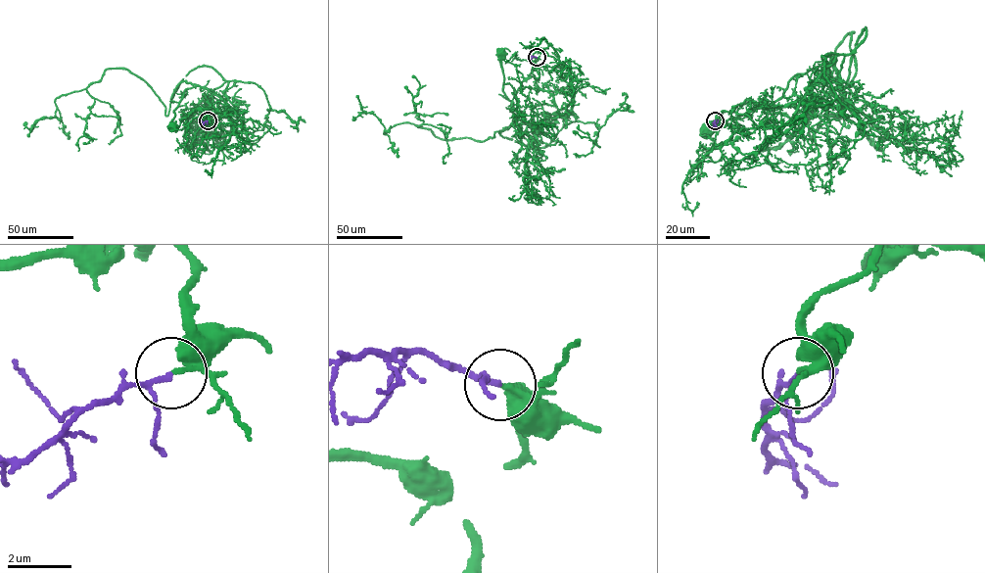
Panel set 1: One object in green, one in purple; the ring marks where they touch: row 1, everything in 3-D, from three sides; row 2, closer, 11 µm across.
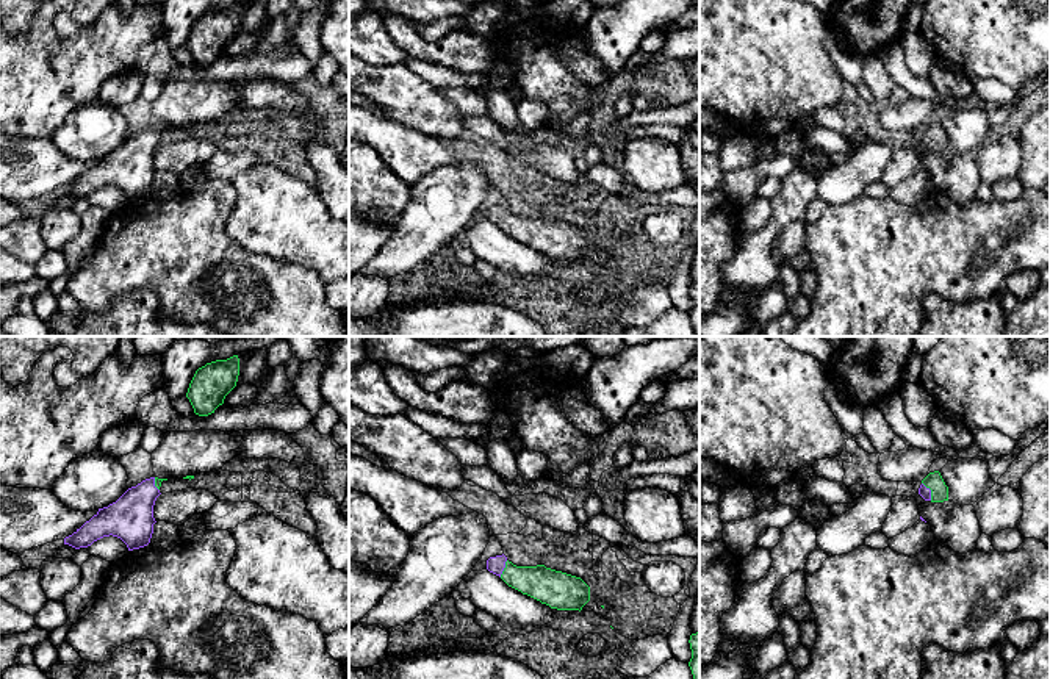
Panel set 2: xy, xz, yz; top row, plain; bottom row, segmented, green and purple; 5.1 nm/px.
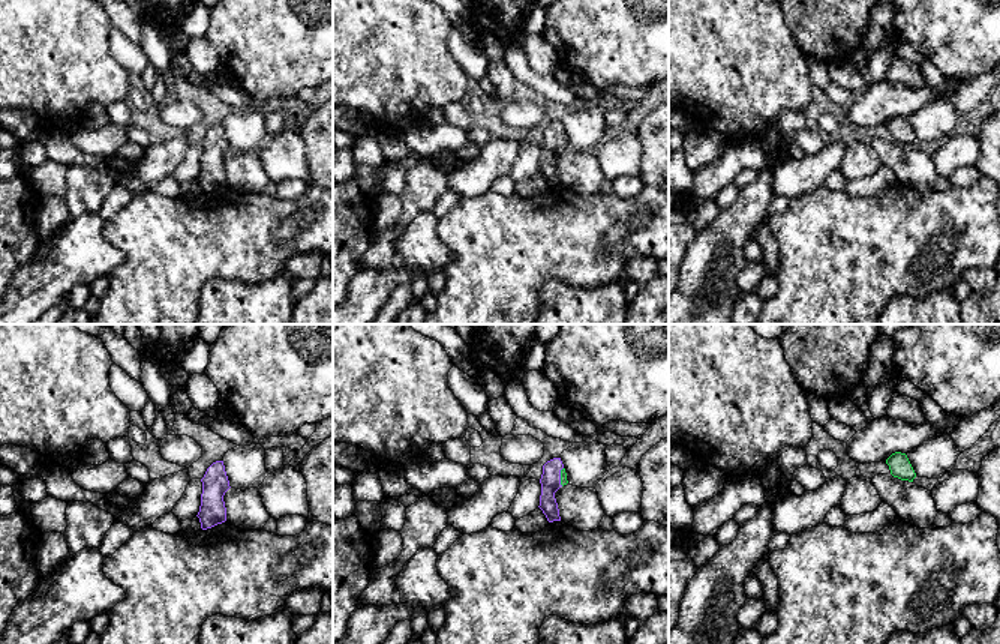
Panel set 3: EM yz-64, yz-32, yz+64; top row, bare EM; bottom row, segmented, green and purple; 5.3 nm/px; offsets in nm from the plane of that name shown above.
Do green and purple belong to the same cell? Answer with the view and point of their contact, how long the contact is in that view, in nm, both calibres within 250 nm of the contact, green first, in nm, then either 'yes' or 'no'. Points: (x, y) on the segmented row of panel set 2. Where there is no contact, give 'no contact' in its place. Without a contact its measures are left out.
yz (931, 492) | 110 nm | 100/60 nm | yes

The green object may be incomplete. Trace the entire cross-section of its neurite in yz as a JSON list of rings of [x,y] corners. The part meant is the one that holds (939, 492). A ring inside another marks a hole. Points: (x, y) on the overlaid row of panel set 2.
[[[939,471],[930,472],[919,488],[919,494],[925,501],[944,502],[948,501],[948,487],[945,485]]]

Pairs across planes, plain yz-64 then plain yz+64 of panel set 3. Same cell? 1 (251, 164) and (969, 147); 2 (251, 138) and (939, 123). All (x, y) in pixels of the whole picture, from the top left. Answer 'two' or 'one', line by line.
1: two
2: one

